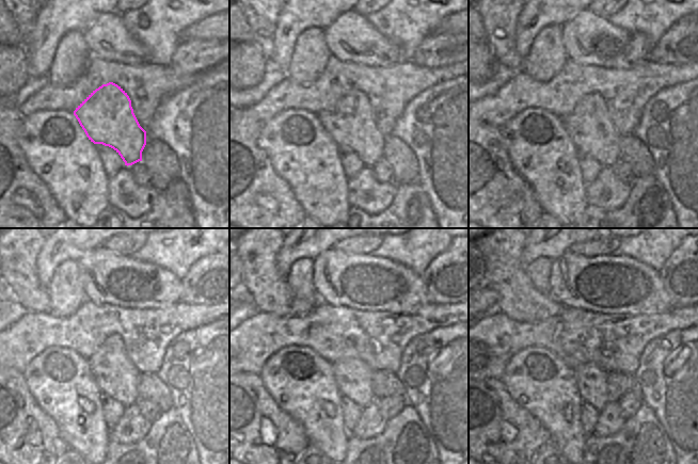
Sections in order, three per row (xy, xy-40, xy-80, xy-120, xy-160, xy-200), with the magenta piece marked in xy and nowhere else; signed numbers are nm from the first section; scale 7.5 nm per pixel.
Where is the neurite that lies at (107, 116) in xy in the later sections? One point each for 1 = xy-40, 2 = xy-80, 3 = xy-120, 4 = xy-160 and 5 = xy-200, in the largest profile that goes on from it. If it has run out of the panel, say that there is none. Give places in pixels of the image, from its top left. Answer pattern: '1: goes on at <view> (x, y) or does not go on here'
1: goes on at xy-40 (351, 124)
2: goes on at xy-80 (589, 126)
3: goes on at xy-120 (114, 373)
4: goes on at xy-160 (352, 376)
5: goes on at xy-200 (591, 380)

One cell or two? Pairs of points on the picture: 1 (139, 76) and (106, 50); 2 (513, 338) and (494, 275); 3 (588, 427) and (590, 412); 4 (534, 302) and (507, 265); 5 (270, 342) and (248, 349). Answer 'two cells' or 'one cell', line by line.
1: two cells
2: two cells
3: one cell
4: one cell
5: one cell

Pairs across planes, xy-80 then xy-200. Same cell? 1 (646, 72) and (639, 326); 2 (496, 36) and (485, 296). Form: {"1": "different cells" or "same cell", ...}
{"1": "same cell", "2": "different cells"}

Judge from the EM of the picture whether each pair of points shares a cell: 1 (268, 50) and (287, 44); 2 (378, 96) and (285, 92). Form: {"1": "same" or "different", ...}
{"1": "different", "2": "same"}

